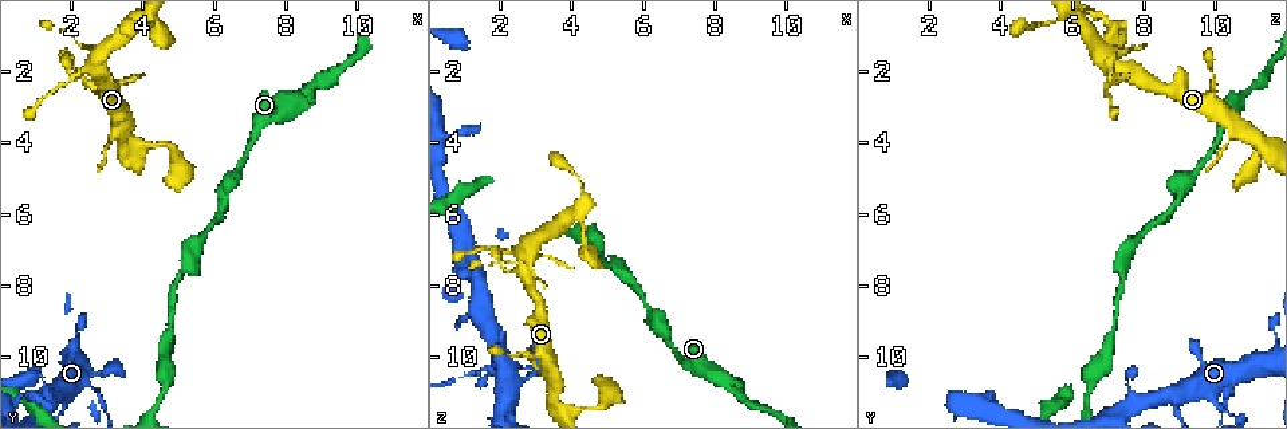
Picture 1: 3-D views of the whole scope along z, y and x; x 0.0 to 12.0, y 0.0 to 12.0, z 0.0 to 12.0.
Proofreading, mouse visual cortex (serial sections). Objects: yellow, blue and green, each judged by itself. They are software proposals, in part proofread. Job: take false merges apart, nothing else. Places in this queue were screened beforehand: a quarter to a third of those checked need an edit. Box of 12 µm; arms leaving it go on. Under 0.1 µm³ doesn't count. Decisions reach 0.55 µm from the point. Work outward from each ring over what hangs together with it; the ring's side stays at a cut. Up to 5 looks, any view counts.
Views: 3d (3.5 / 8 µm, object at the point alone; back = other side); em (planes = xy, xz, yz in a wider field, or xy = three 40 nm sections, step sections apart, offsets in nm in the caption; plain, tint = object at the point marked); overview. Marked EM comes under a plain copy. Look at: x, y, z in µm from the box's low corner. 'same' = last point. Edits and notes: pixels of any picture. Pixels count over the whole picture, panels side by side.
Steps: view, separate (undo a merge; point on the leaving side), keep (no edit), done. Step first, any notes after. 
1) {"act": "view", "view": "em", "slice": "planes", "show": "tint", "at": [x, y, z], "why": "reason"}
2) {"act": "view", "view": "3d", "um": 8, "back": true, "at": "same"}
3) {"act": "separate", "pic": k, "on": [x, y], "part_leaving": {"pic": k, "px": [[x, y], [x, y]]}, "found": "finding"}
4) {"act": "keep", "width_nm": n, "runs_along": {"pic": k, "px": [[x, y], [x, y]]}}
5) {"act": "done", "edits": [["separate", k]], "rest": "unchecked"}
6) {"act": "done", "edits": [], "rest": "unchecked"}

{"act": "view", "view": "3d", "um": 8, "at": [2.8, 10.5, 10.5], "why": "sharp bend"}

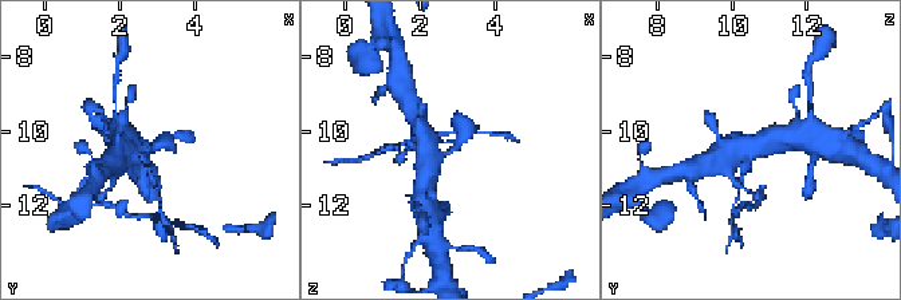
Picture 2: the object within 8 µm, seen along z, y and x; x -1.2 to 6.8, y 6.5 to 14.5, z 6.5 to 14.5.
{"act": "view", "view": "em", "slice": "xy", "step": 5, "show": "tint", "at": [2.8, 10.6, 10.6], "why": "need the tissue"}

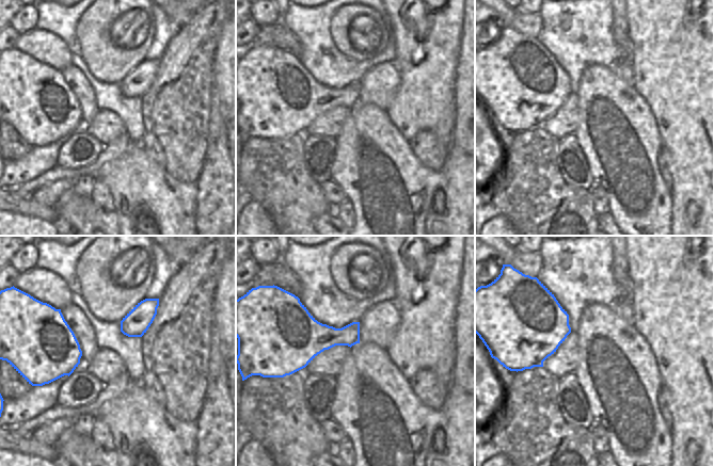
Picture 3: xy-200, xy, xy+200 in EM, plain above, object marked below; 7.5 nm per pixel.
{"act": "separate", "pic": 2, "on": [735, 212], "arm_widths_nm": [400, 500], "found": "two cells meet here"}

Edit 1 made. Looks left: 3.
{"act": "view", "view": "3d", "um": 3.5, "at": [7.2, 3.8, 10.2], "why": "thick turns thin"}

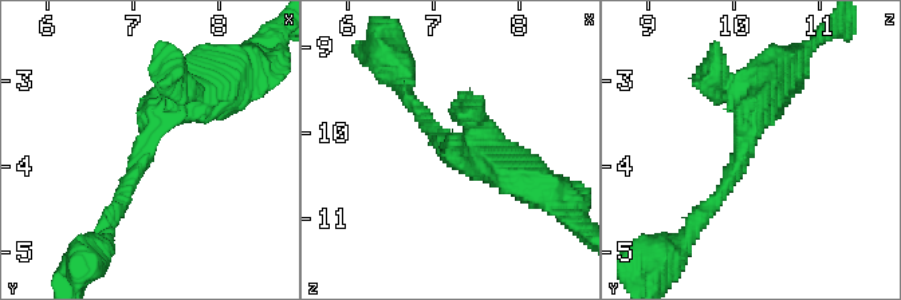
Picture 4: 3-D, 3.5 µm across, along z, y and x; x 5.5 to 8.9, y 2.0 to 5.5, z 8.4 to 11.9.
{"act": "view", "view": "em", "slice": "xy", "step": 2, "show": "tint", "at": [7.10, 3.90, 10.05], "arm_widths_nm": [200, 400], "why": "need the tissue"}

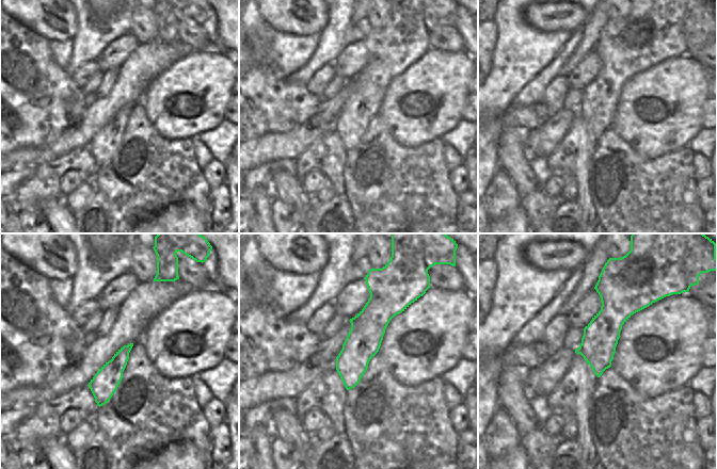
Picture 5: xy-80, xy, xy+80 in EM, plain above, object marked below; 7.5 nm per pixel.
{"act": "keep", "found": "continuous, no second cell"}

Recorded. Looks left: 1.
{"act": "done", "edits": [["separate", 2]], "rest": "unchecked"}

